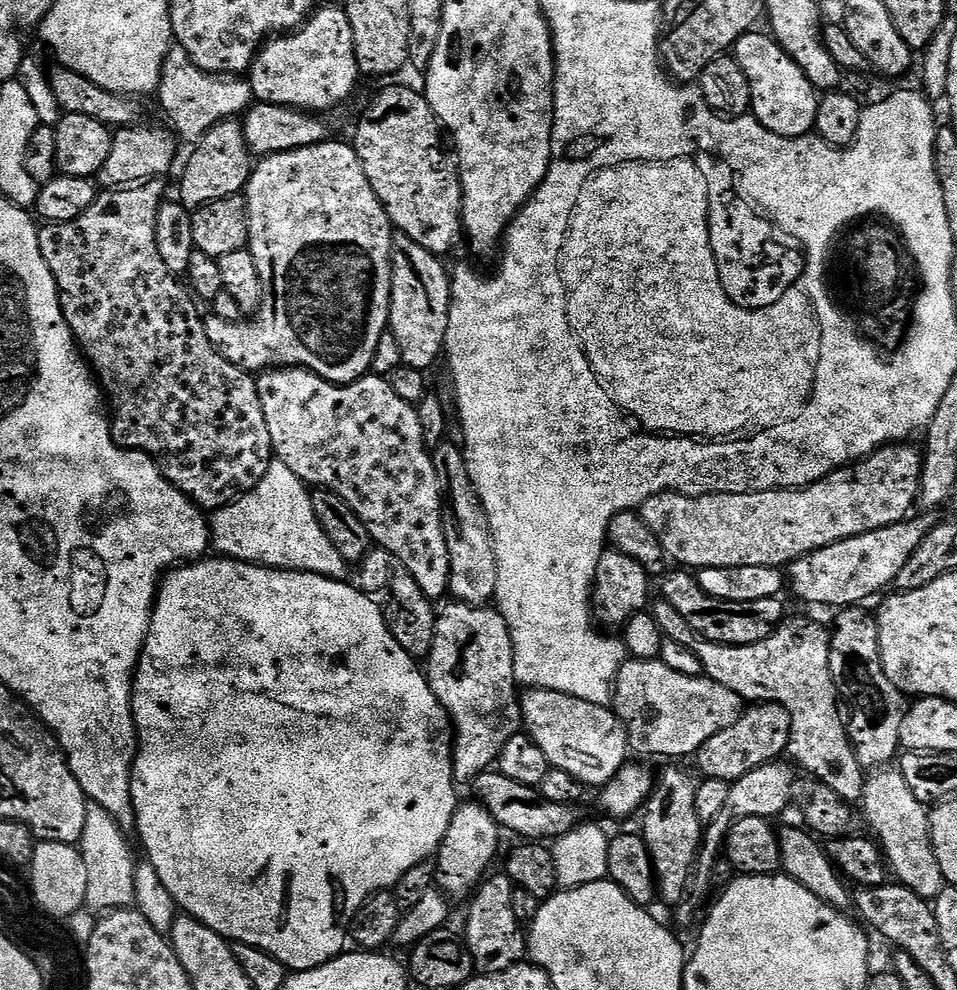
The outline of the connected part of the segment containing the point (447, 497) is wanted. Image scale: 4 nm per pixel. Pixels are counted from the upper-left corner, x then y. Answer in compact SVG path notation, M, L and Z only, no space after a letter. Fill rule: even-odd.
M459 443L439 444L432 452L432 461L444 497L444 533L446 550L450 550L448 591L451 599L462 604L487 605L496 598L498 562L484 507L478 498L474 482L470 482L470 470L466 470L464 449Z

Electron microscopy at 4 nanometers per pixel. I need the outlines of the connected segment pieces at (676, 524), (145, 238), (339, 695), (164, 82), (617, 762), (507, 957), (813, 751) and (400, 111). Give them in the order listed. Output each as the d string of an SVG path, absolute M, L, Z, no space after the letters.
M897 442L894 444L885 444L884 447L871 452L863 460L849 464L846 468L840 468L837 472L831 472L826 478L822 478L817 484L811 484L809 488L779 488L769 492L751 492L750 494L722 494L714 493L713 496L683 496L680 492L663 492L654 494L646 503L640 505L638 511L641 518L654 530L654 535L662 542L666 550L669 561L678 563L688 570L699 570L702 568L729 568L730 566L770 566L771 568L783 569L789 564L793 564L798 558L808 556L812 552L822 550L834 542L842 542L846 538L854 538L858 534L866 534L870 530L882 530L886 526L903 524L909 519L912 507L917 507L920 494L920 479L924 469L924 457L921 449L915 448L912 442Z
M157 178L142 180L138 184L129 184L123 188L101 191L96 201L85 212L78 214L78 218L61 224L45 223L39 229L40 249L42 258L46 258L46 266L50 266L56 279L56 289L60 292L60 305L66 322L110 401L110 423L116 445L119 448L145 452L147 456L151 456L156 461L161 474L179 492L185 492L195 502L197 508L215 510L225 508L232 500L238 499L242 493L249 492L254 486L258 486L262 474L266 474L266 470L273 462L274 453L270 442L270 430L266 430L266 414L262 414L262 398L258 398L257 377L253 373L245 372L243 368L234 366L234 362L227 360L212 345L208 337L205 317L203 315L200 317L200 312L196 309L197 301L193 299L189 289L183 283L180 285L176 281L179 280L177 273L171 272L166 262L162 262L162 254L158 254L156 223L158 210L165 199L164 183L163 179Z
M201 558L185 562L169 571L161 579L156 593L156 606L152 609L152 621L144 648L140 651L140 665L136 667L136 679L132 690L132 720L136 724L138 747L132 761L132 801L136 811L136 832L144 843L144 856L158 870L162 883L176 900L177 905L187 915L201 920L210 930L229 942L239 942L246 946L258 946L266 954L278 958L292 972L305 972L311 968L330 962L335 956L345 951L350 940L352 919L358 910L371 896L378 892L395 889L396 883L406 874L406 870L414 870L424 860L430 860L440 851L440 843L454 818L458 807L456 800L457 781L452 770L452 750L454 747L454 729L450 717L438 702L434 690L428 685L428 677L417 661L402 646L398 646L398 638L390 634L386 626L384 609L368 596L355 583L348 584L347 579L331 580L328 576L313 572L295 572L285 568L265 568L263 564L247 564L244 560Z
M173 46L166 54L166 62L162 66L162 78L158 89L159 96L160 104L164 107L165 114L168 115L169 121L167 120L167 123L174 129L177 137L183 143L185 140L188 146L199 144L203 136L218 122L239 117L247 112L254 103L251 79L245 78L240 74L221 74L202 70L198 66L194 66L190 54L186 54L186 50L179 46Z
M529 688L520 696L520 714L527 735L538 742L549 765L574 774L585 786L609 784L629 759L628 732L611 707L582 702L558 690Z
M506 874L489 875L477 887L468 908L468 925L462 929L469 954L481 973L501 972L521 963L526 956L526 932L514 914L514 885Z
M662 598L657 599L651 605L652 617L658 622L658 626L664 631L665 637L698 654L698 660L704 667L704 675L709 680L718 682L726 686L726 690L734 690L742 698L748 696L760 696L761 701L769 704L780 704L787 712L792 713L792 743L788 745L787 755L801 769L805 768L819 783L826 785L830 790L834 790L842 798L856 802L864 795L864 782L866 779L865 769L860 767L860 762L856 757L856 751L852 748L849 729L844 729L844 720L840 717L840 708L836 705L838 701L838 689L832 680L832 670L830 668L830 654L832 650L832 637L829 629L824 629L822 625L815 624L812 620L800 620L797 624L785 622L776 629L770 638L762 642L753 644L715 644L712 640L699 636L682 614L670 606Z
M392 84L384 88L368 104L368 109L360 116L356 124L356 140L354 147L362 162L362 170L366 170L366 178L378 194L388 219L396 232L404 232L418 246L437 254L445 254L462 240L462 209L464 191L460 189L460 169L457 161L444 153L440 145L442 125L432 112L423 91L403 88L400 84Z

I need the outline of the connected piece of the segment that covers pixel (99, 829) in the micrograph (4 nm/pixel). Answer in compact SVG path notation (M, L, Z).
M89 803L86 810L86 827L82 829L79 850L82 862L86 862L86 898L87 911L95 914L107 914L118 908L131 908L136 903L135 872L137 858L132 857L129 837L118 826L118 822L102 806Z

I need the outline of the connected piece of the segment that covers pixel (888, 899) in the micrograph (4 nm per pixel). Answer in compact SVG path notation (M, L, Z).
M888 882L882 888L861 888L855 893L854 908L855 911L860 911L859 919L869 929L877 928L890 943L897 944L895 947L899 951L910 953L915 960L924 962L927 961L927 956L941 955L940 931L935 907L903 884Z

